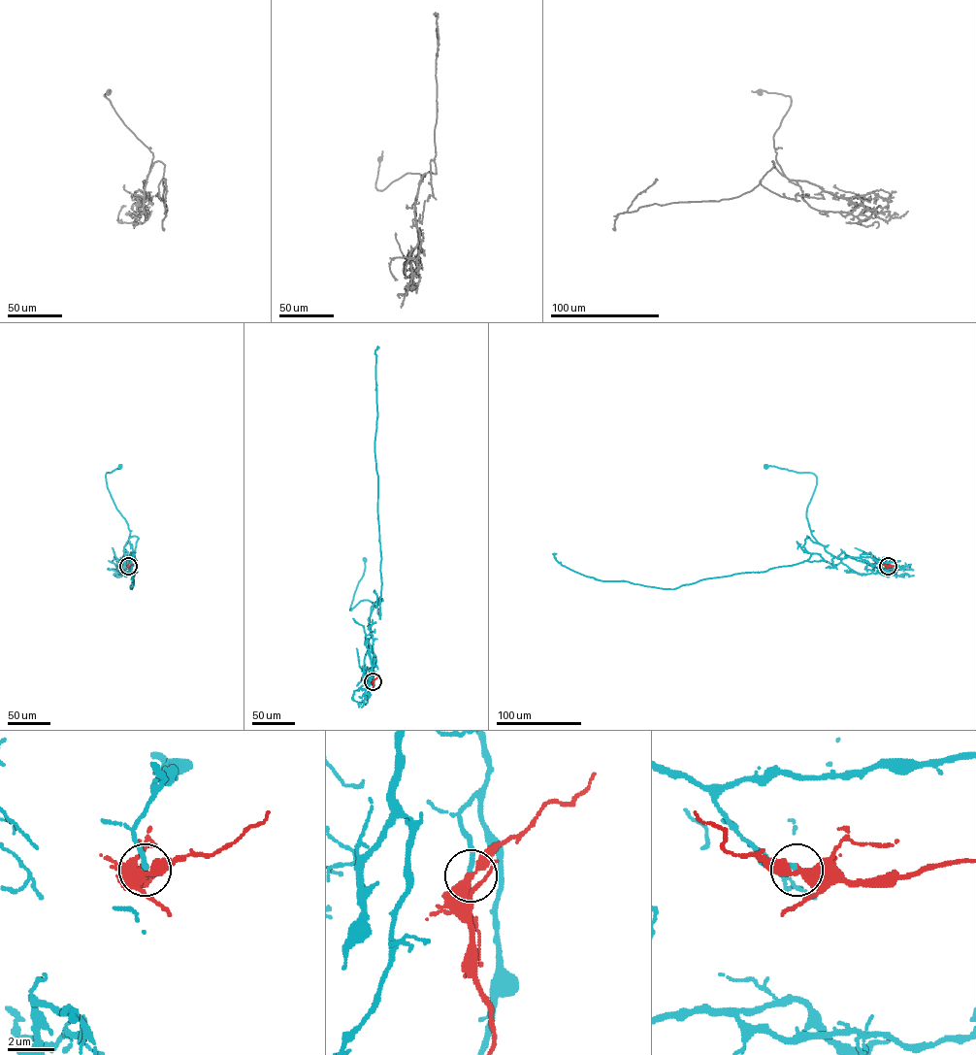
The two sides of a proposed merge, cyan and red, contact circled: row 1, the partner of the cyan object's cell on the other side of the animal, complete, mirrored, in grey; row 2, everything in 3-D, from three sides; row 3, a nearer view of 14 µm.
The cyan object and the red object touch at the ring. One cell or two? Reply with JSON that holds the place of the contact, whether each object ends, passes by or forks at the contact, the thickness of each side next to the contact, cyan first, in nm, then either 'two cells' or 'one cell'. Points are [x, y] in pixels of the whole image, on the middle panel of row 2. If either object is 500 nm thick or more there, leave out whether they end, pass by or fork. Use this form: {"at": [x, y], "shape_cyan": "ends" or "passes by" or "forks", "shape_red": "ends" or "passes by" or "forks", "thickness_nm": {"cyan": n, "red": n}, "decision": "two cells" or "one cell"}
{"at": [373, 681], "shape_cyan": "ends", "shape_red": "passes by", "thickness_nm": {"cyan": 220, "red": 400}, "decision": "one cell"}

